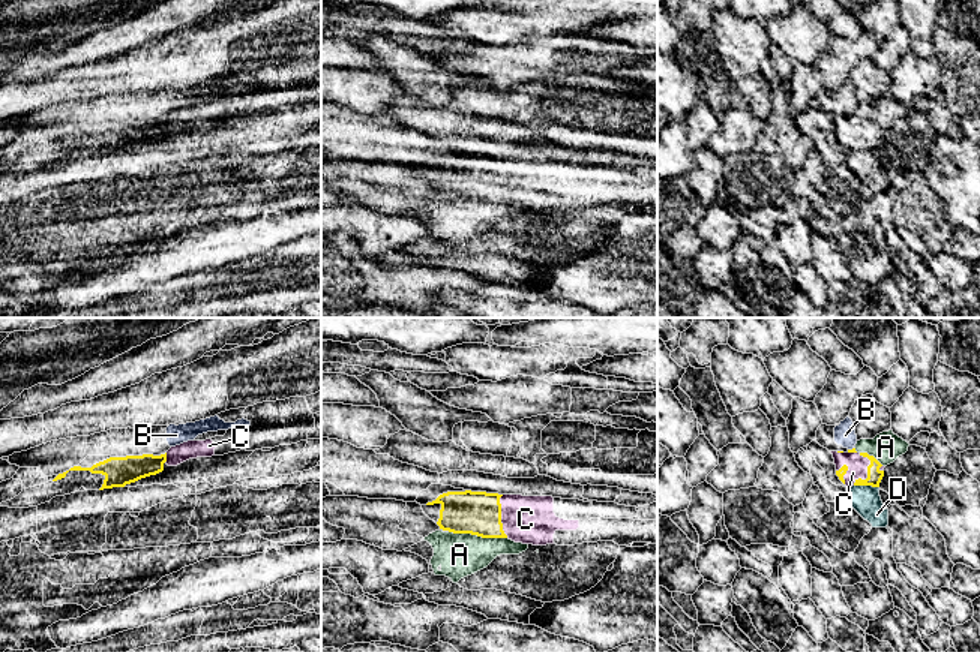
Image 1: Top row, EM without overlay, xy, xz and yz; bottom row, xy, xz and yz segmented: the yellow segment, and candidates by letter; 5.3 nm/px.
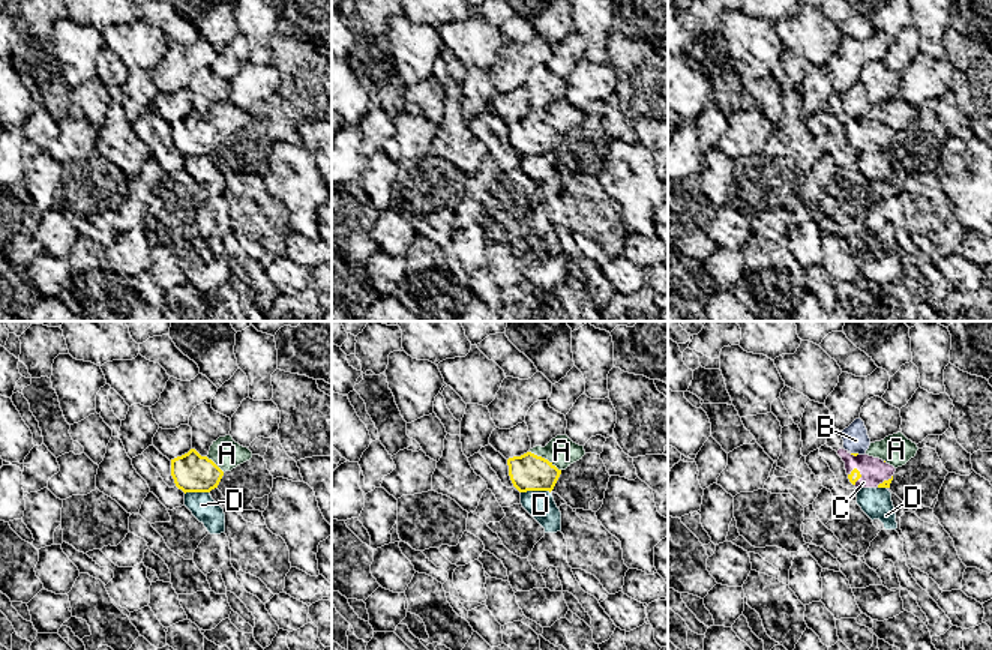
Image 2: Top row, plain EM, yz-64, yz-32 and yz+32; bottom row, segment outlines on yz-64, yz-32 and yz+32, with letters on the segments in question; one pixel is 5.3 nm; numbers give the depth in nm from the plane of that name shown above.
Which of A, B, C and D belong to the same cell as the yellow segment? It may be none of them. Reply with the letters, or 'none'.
C

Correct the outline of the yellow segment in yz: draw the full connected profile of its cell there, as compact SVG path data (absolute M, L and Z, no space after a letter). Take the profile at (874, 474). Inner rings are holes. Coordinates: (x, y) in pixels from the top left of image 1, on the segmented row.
M855 448L843 451L830 451L836 465L836 475L846 486L879 487L884 477L884 468L873 456L857 453Z

